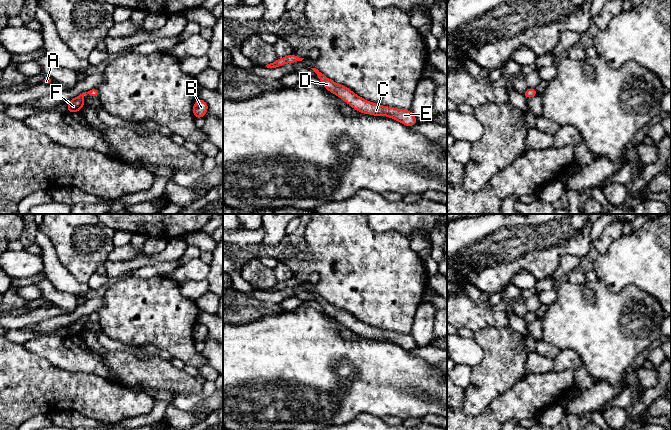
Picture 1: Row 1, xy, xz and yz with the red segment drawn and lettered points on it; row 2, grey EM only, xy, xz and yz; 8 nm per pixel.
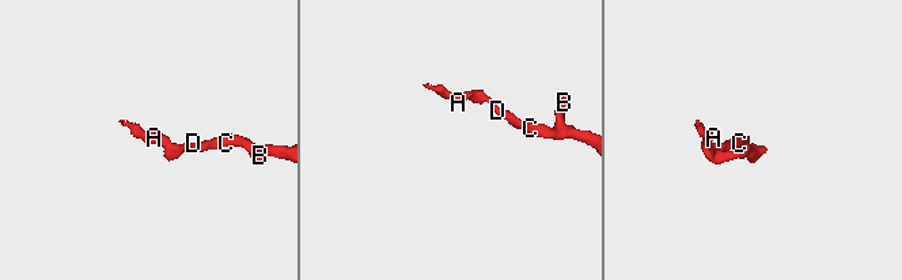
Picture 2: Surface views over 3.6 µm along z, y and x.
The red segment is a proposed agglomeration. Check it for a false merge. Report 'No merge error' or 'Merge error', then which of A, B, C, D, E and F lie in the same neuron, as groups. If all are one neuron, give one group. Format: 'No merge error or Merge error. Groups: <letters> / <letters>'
No merge error. Groups: A B C D E F

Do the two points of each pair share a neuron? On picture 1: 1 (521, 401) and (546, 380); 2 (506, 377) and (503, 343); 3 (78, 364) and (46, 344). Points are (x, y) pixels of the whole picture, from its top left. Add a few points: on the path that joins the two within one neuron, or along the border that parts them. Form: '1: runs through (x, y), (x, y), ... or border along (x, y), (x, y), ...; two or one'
1: runs through (527, 398), (540, 386); one
2: runs through (504, 369), (504, 351); one
3: runs through (70, 361), (60, 357), (54, 351); one

